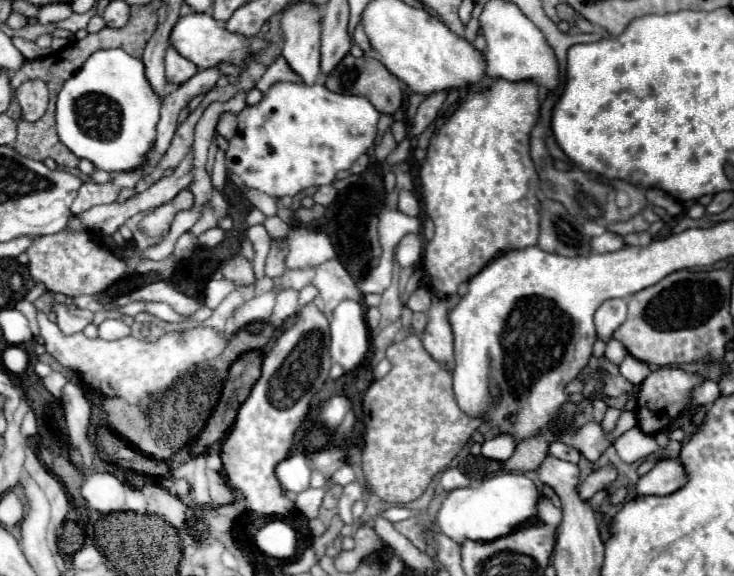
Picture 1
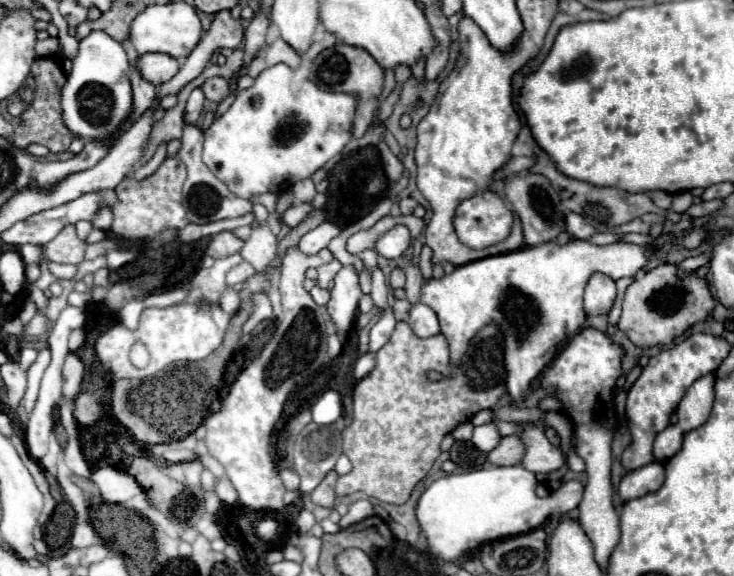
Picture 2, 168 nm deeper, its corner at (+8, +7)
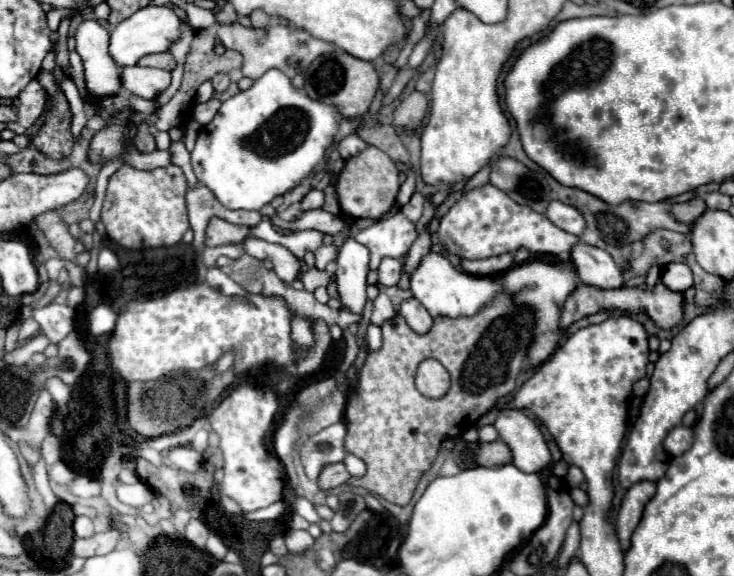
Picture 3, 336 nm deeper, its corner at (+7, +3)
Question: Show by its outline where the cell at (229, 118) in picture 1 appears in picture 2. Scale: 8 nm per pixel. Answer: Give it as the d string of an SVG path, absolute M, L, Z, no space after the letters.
M213 77L213 79L207 79L201 89L209 101L221 103L229 95L229 81L225 81L221 77Z

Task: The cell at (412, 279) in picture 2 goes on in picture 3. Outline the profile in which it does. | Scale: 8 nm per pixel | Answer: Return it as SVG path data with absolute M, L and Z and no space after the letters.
M424 227L424 231L418 233L418 239L414 241L414 245L408 251L408 261L406 261L406 271L408 273L412 273L418 267L420 259L430 251L430 245L432 245L430 237L432 237L432 233L428 231L428 227Z

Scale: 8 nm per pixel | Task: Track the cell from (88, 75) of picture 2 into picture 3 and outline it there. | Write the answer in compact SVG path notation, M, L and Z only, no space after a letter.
M96 19L82 21L74 33L76 53L82 57L86 73L84 95L88 95L90 101L116 95L122 87L122 67L118 67L108 55L108 37L106 27L102 27Z

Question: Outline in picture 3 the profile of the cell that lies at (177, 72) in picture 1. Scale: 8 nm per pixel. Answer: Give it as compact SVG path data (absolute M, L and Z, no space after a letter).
M124 67L120 73L122 87L130 91L136 97L142 99L154 99L162 91L168 89L170 85L170 73L164 69L154 69L154 67Z

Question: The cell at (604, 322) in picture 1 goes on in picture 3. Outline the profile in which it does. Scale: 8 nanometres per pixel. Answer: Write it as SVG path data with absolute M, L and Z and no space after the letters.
M578 241L570 251L570 259L576 265L582 283L600 289L622 287L622 273L614 259L604 249L592 247L586 241Z

